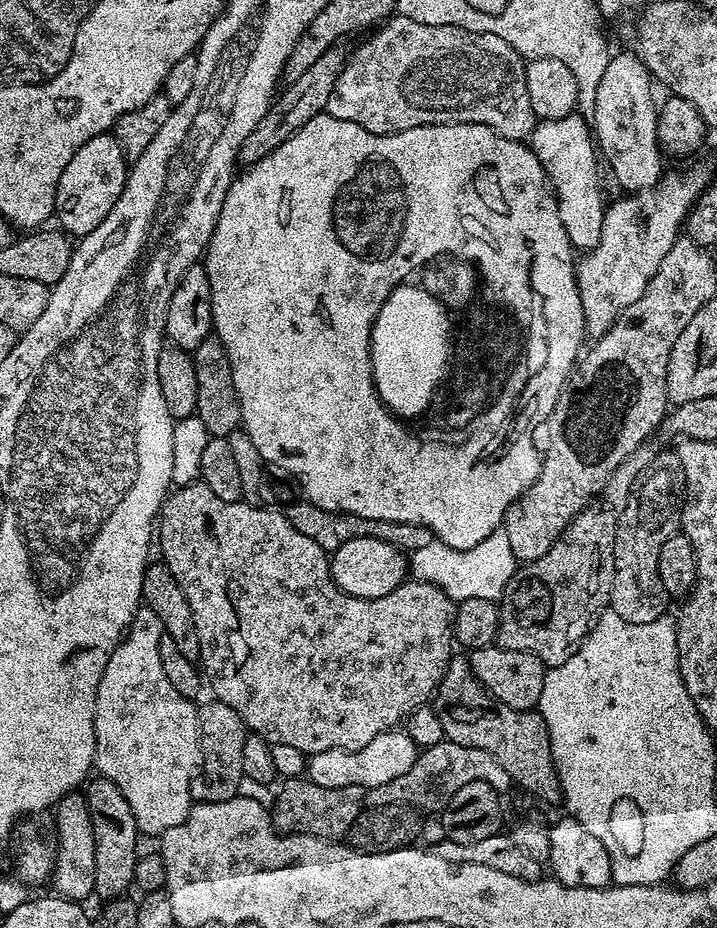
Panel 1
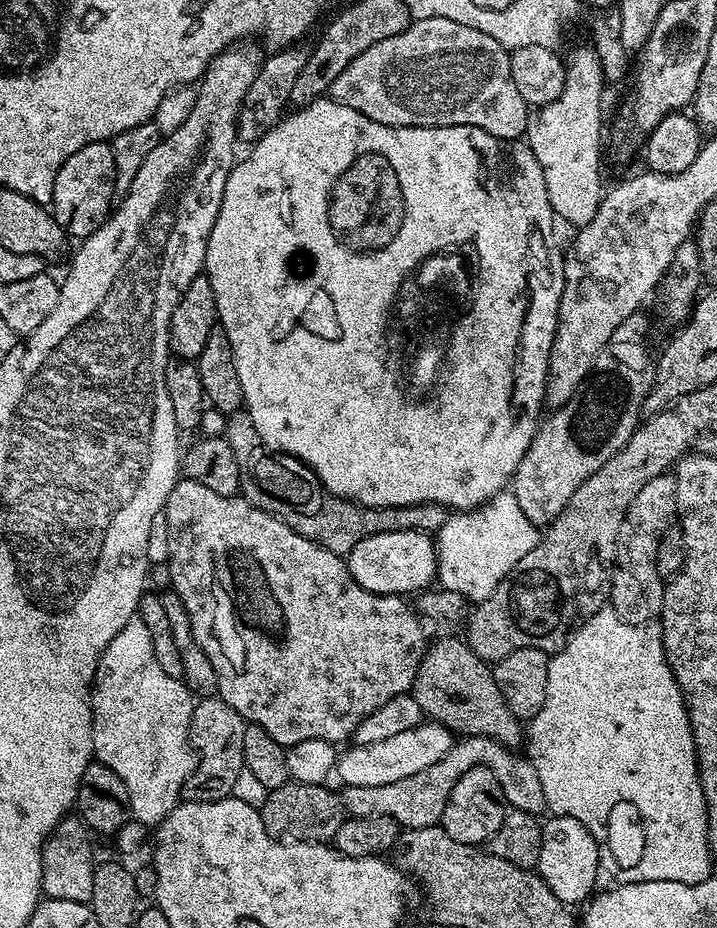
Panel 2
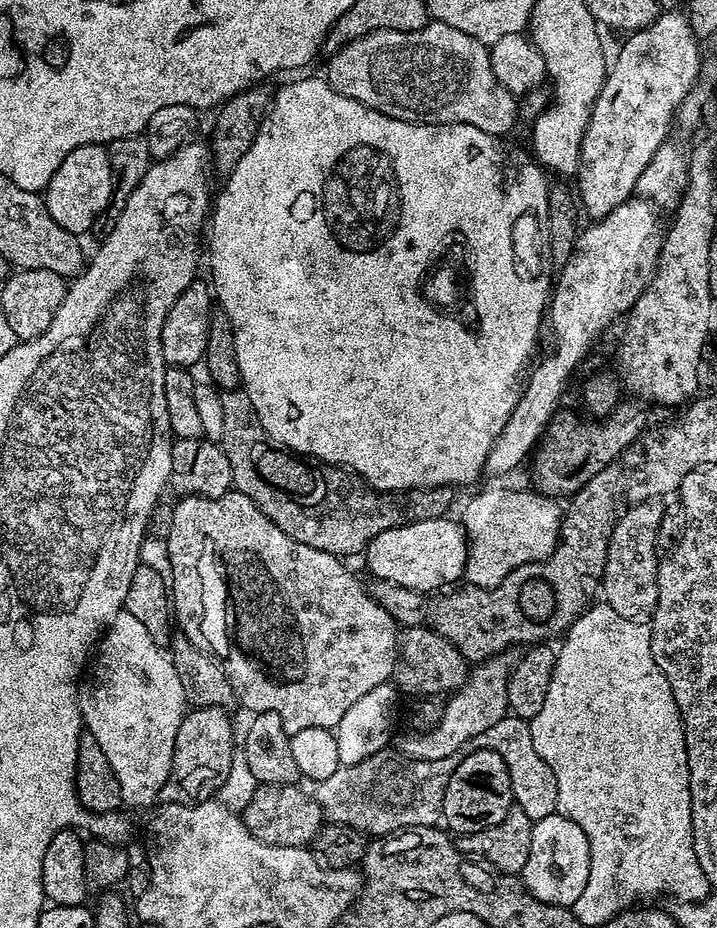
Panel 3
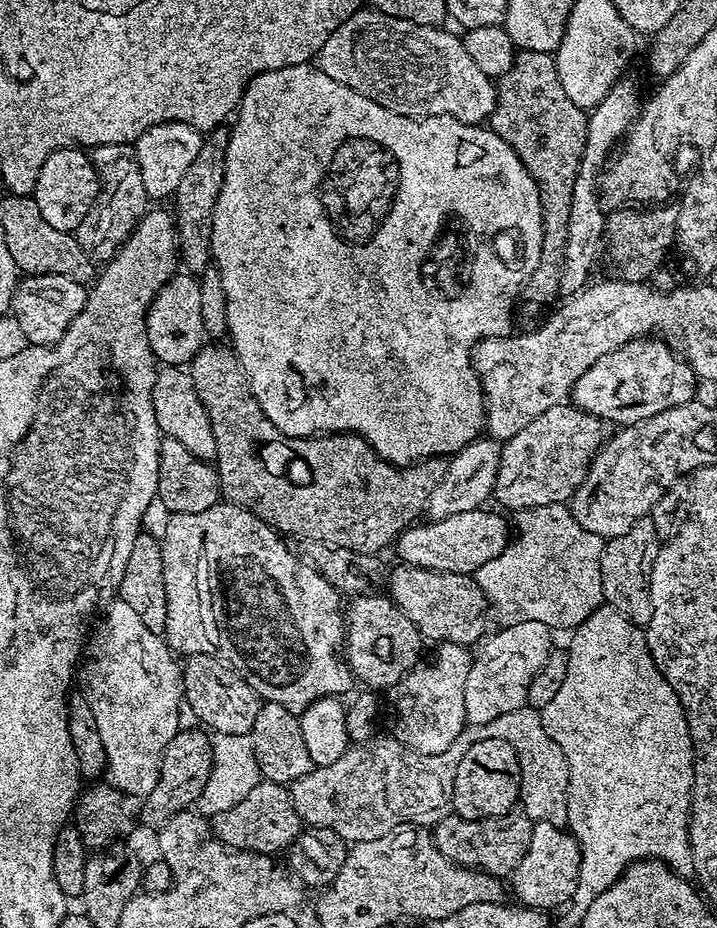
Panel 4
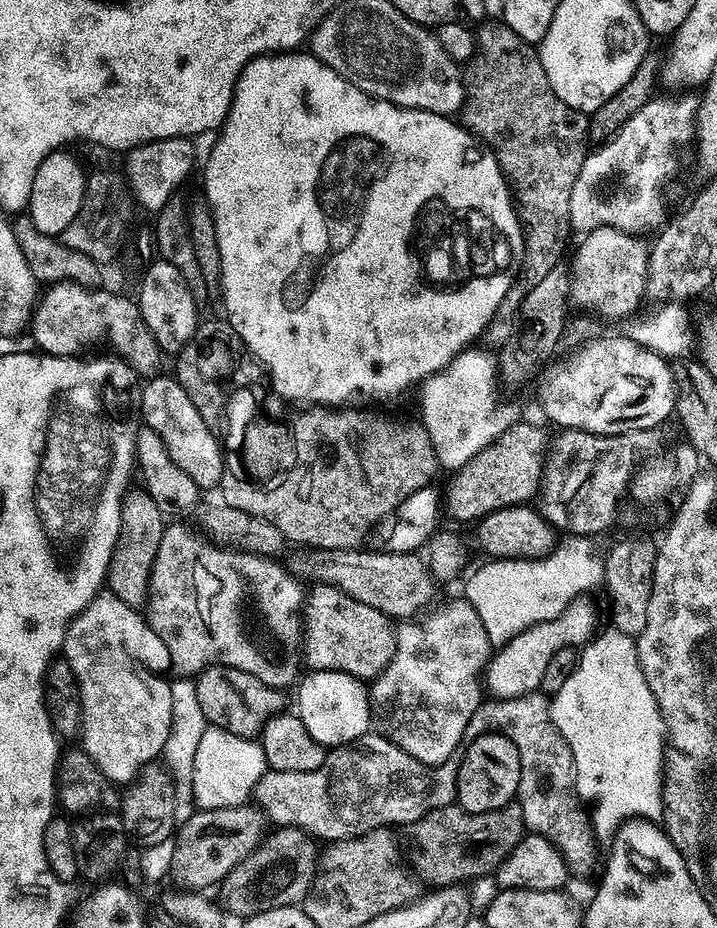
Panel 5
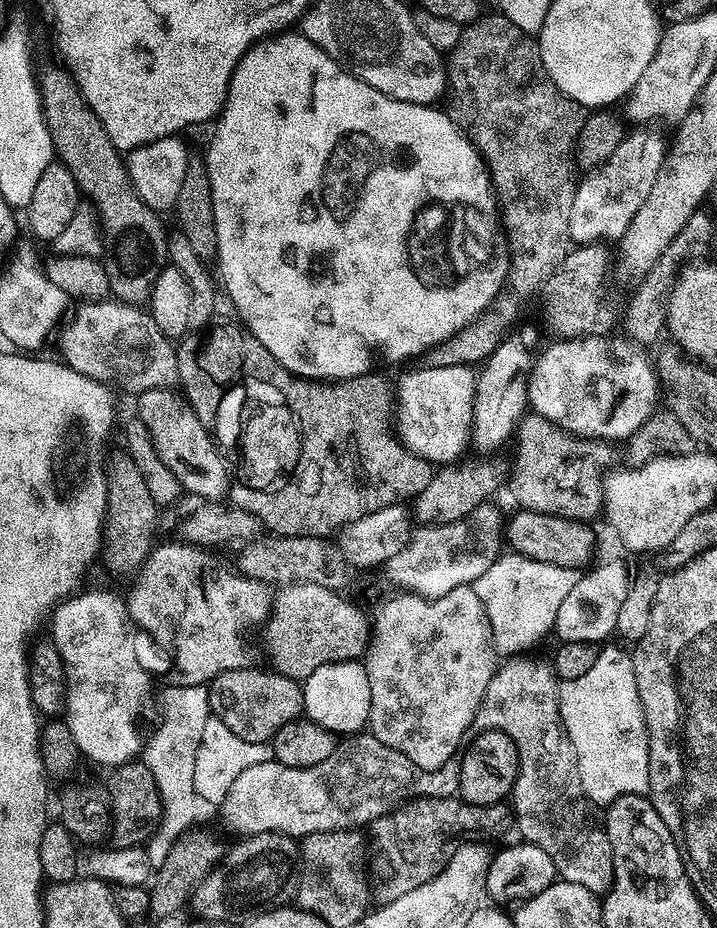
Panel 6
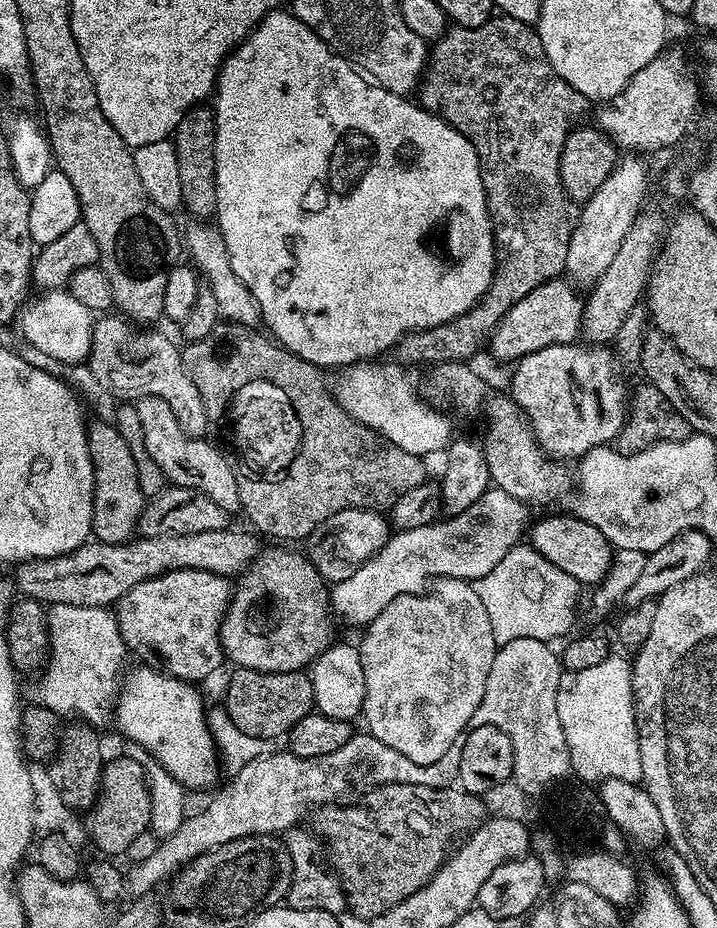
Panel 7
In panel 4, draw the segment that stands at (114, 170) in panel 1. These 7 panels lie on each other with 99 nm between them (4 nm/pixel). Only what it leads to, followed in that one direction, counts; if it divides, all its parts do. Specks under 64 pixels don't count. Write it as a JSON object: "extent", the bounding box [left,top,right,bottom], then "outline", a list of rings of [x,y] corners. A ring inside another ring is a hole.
{"extent":[32,146,100,233],"outline":[[[69,146],[54,150],[42,162],[38,170],[38,182],[32,191],[34,202],[38,202],[38,211],[46,218],[49,226],[63,232],[75,233],[76,227],[90,214],[94,202],[100,193],[100,175],[92,165],[92,157],[79,146]]]}

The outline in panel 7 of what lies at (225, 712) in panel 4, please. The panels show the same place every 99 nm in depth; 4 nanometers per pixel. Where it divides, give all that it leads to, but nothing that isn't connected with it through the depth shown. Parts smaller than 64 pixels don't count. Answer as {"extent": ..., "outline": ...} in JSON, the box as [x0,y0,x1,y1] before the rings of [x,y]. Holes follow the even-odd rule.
{"extent":[222,668,314,740],"outline":[[[236,668],[233,673],[222,704],[228,709],[234,726],[246,730],[246,734],[263,740],[283,737],[314,710],[314,686],[307,671],[255,672],[249,668]]]}

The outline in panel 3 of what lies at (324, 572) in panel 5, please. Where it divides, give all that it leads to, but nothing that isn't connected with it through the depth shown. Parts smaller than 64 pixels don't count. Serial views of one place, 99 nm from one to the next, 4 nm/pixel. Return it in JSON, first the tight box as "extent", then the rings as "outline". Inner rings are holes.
{"extent":[426,466,622,662],"outline":[[[612,466],[604,468],[574,493],[570,500],[572,505],[566,508],[560,522],[560,543],[545,560],[535,560],[518,566],[513,572],[506,574],[506,578],[502,578],[502,582],[493,588],[456,586],[437,595],[433,599],[437,600],[433,604],[431,601],[426,612],[430,627],[439,636],[449,640],[469,662],[489,660],[491,656],[507,653],[509,651],[507,648],[512,648],[515,644],[535,646],[541,642],[551,641],[551,636],[563,637],[585,607],[584,576],[600,578],[604,575],[612,528],[618,519],[616,495],[619,492],[621,495],[622,492],[622,484],[620,488],[619,482],[616,481],[616,470]]]}

